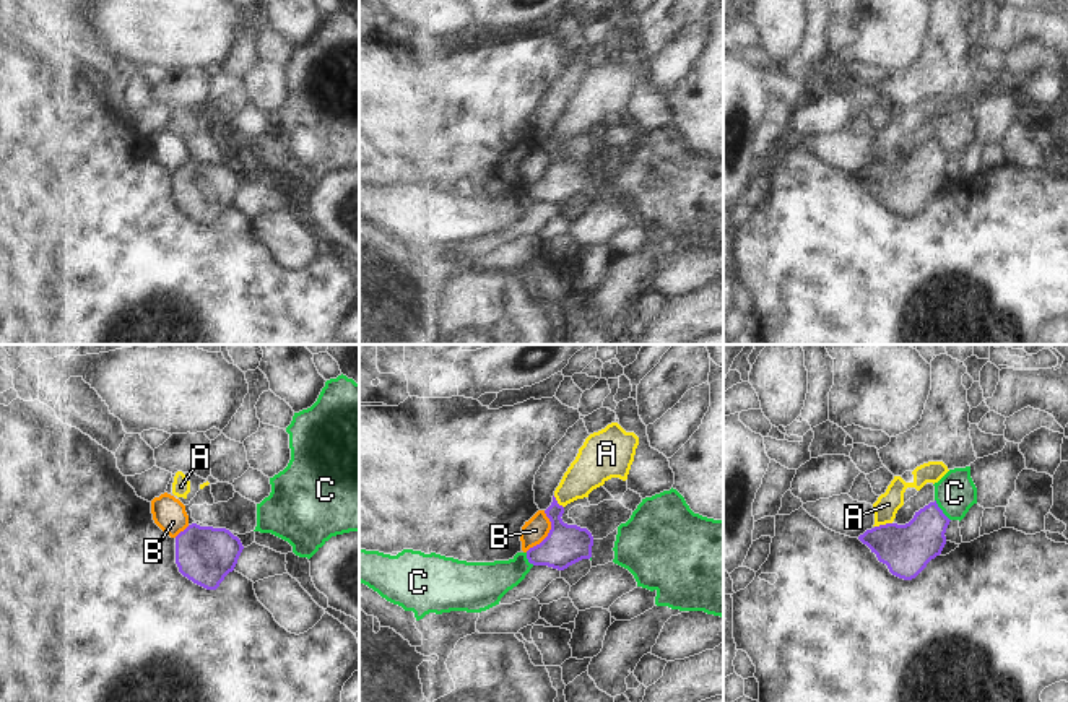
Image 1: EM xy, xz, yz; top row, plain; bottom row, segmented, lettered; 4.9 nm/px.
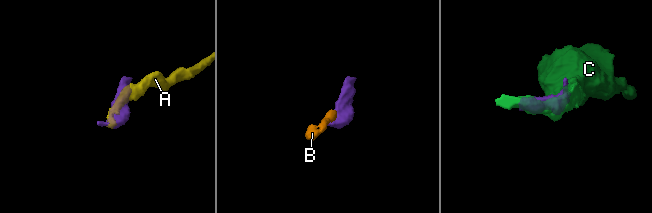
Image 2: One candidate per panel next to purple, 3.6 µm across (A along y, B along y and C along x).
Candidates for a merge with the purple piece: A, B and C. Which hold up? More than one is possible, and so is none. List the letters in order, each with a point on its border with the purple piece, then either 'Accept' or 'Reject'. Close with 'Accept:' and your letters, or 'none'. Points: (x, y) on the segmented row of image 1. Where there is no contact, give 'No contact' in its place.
A: Touches purple at yz (883, 525). Reject
B: Touches purple at xz (548, 533). Reject
C: Touches purple at yz (942, 511). Reject
Accept: none

